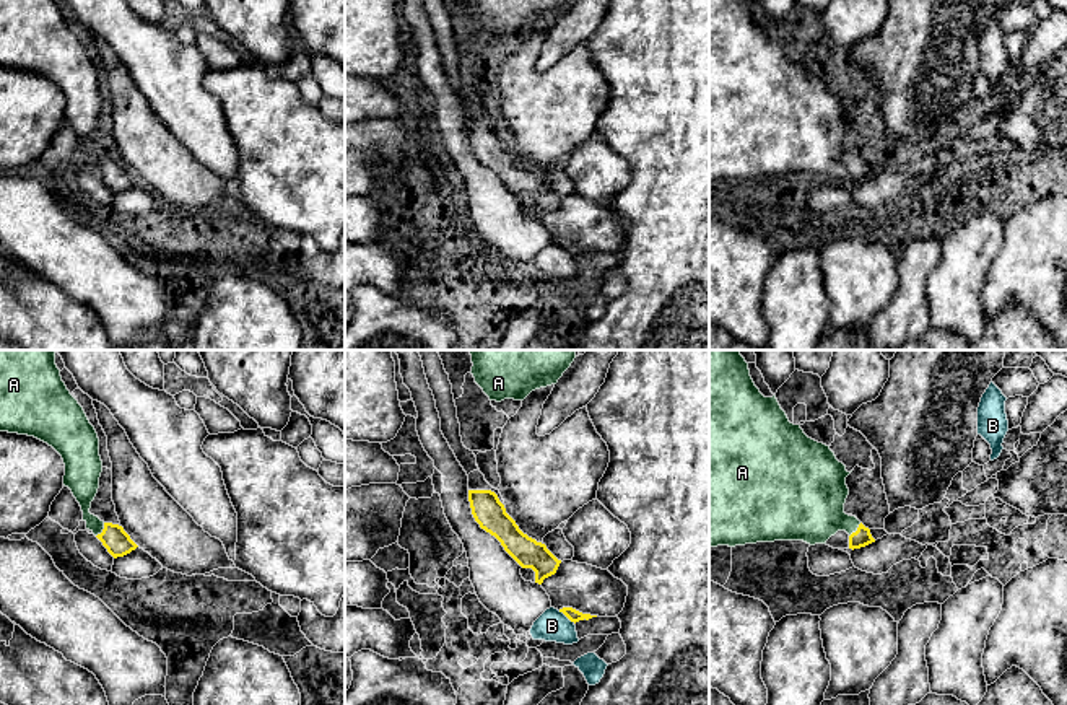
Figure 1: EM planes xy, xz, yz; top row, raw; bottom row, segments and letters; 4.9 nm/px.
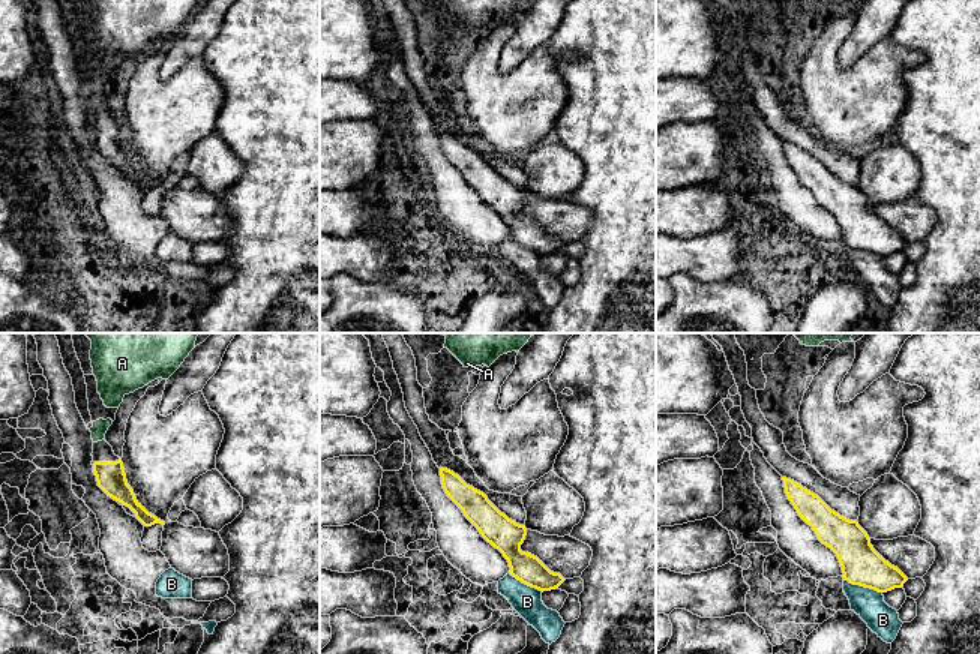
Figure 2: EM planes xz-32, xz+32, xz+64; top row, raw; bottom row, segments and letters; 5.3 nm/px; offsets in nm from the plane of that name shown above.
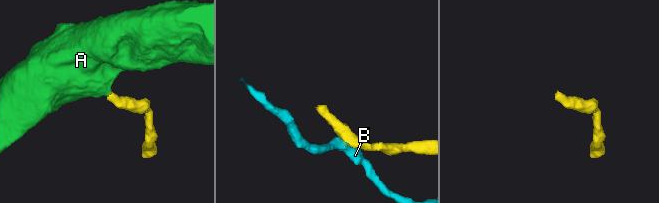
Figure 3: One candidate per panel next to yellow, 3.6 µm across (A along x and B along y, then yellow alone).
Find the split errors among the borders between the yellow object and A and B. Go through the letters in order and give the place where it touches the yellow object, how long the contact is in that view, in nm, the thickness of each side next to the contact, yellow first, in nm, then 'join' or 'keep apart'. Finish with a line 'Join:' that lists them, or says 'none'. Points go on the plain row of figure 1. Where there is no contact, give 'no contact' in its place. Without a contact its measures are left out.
A: xy (103, 165) | 80 nm | 130/140 nm | join
B: xz (566, 251) | 110 nm | 70/160 nm | keep apart
Join: A

